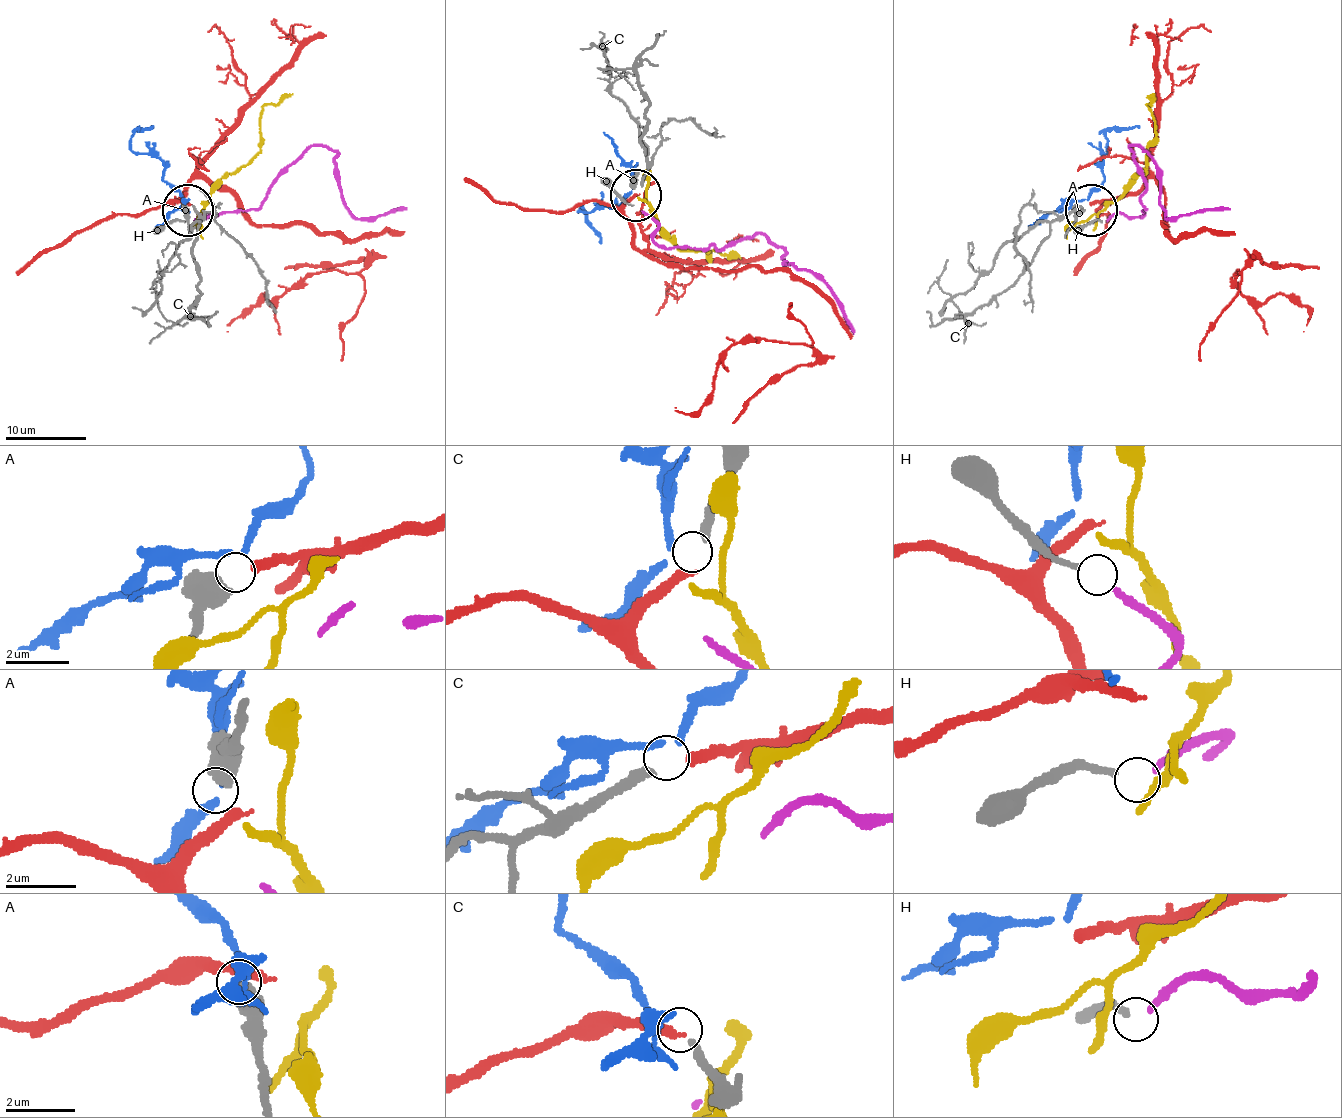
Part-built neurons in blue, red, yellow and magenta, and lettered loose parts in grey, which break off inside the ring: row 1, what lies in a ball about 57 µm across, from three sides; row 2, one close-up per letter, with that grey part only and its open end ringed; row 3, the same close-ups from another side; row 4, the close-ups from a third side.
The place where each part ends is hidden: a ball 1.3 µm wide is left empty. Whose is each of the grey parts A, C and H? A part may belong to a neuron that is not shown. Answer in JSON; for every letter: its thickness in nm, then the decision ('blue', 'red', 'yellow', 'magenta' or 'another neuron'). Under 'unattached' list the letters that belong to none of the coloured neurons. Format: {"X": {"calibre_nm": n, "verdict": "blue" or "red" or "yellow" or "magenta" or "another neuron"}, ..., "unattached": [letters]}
{"A": {"calibre_nm": 600, "verdict": "another neuron"}, "C": {"calibre_nm": 240, "verdict": "red"}, "H": {"calibre_nm": 160, "verdict": "magenta"}, "unattached": ["A"]}

